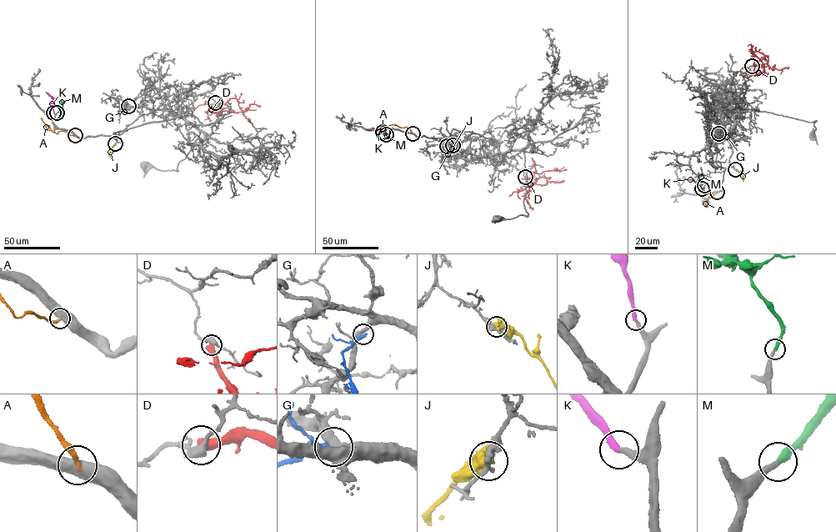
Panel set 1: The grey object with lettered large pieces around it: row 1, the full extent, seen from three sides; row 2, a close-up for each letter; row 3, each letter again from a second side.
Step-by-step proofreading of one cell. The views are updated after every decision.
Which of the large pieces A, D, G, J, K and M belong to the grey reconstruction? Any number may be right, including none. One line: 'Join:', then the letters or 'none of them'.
Join: K, M

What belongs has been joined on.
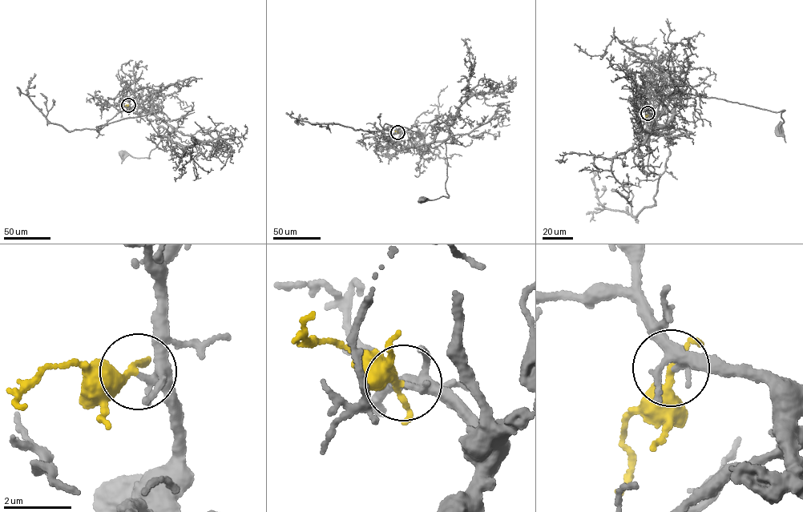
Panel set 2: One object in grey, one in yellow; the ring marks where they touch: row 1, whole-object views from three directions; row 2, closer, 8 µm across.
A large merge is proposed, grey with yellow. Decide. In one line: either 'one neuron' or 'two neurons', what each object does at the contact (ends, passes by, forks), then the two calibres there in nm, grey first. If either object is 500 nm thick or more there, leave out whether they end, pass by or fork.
one neuron; grey forks; yellow passes by; calibres 190 and 220 nm

